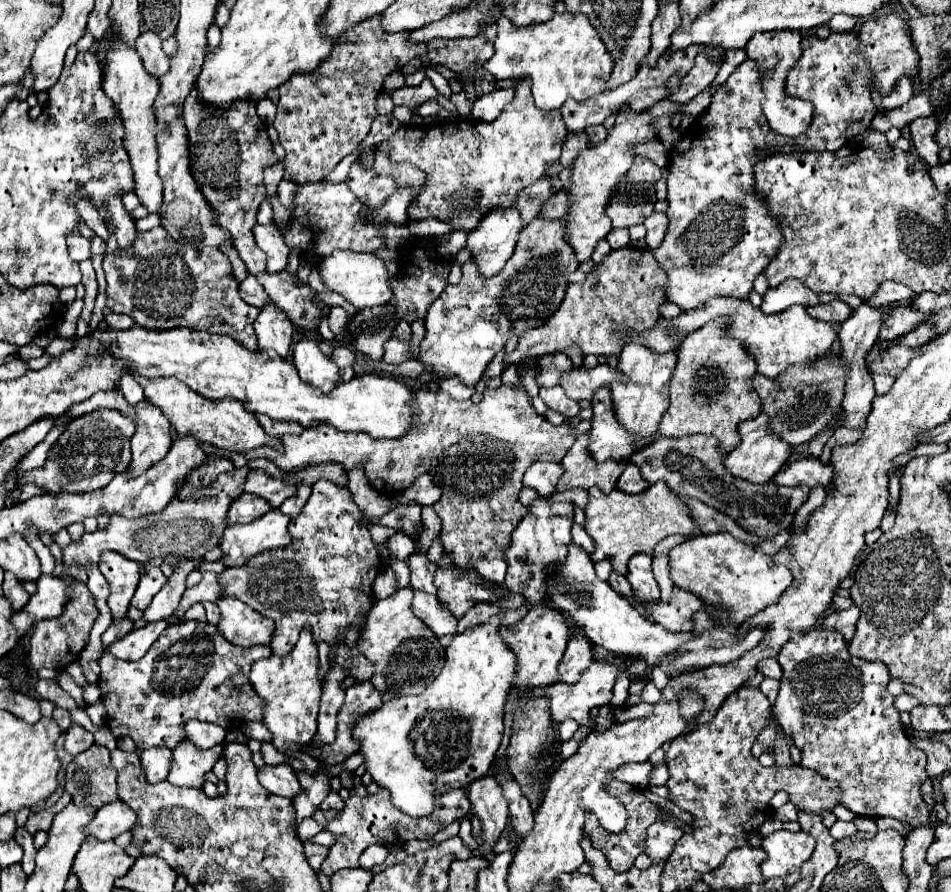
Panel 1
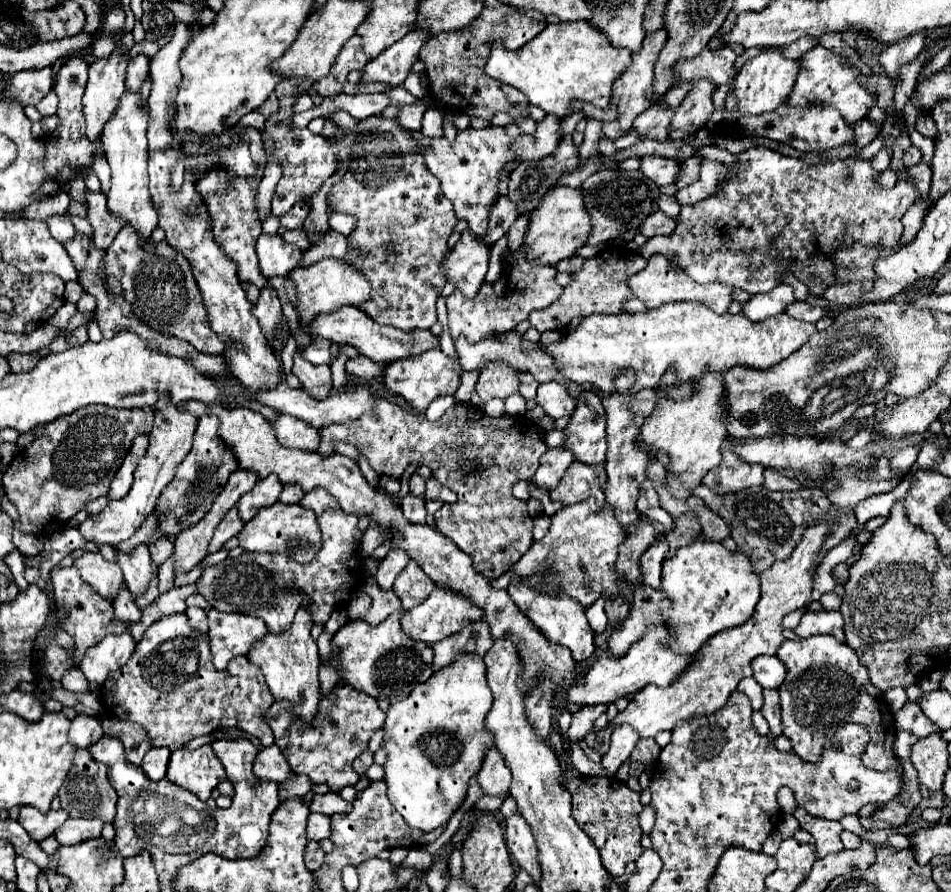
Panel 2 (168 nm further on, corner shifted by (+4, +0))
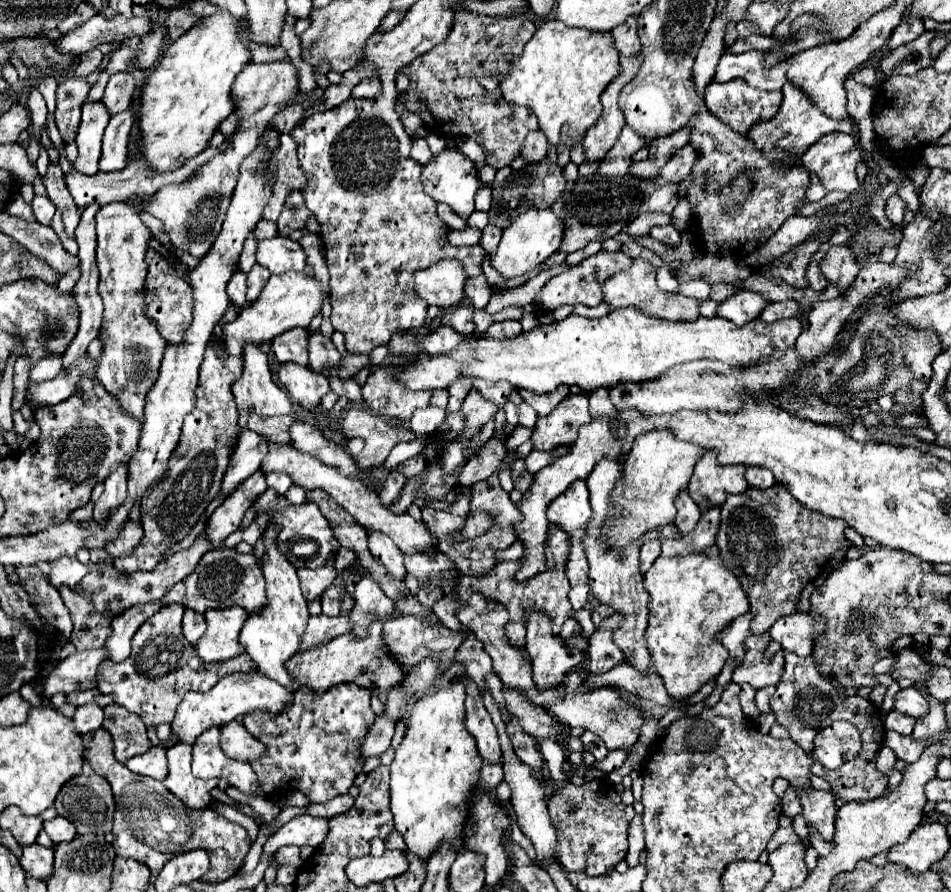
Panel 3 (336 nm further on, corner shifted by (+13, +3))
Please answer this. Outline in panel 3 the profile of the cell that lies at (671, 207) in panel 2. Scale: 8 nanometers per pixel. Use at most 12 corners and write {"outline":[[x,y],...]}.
{"outline":[[686,198],[674,208],[676,228],[686,228],[690,220],[690,206]]}

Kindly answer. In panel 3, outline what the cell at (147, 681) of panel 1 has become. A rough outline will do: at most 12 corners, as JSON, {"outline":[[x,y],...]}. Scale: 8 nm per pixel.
{"outline":[[182,604],[138,628],[132,654],[104,660],[96,688],[144,724],[172,724],[188,690],[256,664],[204,664]]}

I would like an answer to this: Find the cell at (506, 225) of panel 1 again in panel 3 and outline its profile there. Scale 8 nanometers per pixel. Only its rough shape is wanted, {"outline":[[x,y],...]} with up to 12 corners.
{"outline":[[458,260],[416,272],[416,294],[428,306],[450,308],[464,298]]}

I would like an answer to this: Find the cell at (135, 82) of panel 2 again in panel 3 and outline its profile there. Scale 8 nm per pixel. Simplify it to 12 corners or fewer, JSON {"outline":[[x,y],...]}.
{"outline":[[128,72],[114,74],[102,104],[108,114],[128,108],[136,80]]}

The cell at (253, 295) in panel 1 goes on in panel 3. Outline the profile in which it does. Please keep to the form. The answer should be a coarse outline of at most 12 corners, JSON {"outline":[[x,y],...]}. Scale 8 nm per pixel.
{"outline":[[236,272],[228,282],[228,294],[238,308],[246,300],[246,274]]}

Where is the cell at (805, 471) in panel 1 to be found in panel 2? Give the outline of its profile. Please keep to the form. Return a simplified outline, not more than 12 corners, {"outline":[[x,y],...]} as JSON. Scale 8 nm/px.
{"outline":[[765,469],[765,487],[769,491],[799,491],[797,479],[779,471]]}

